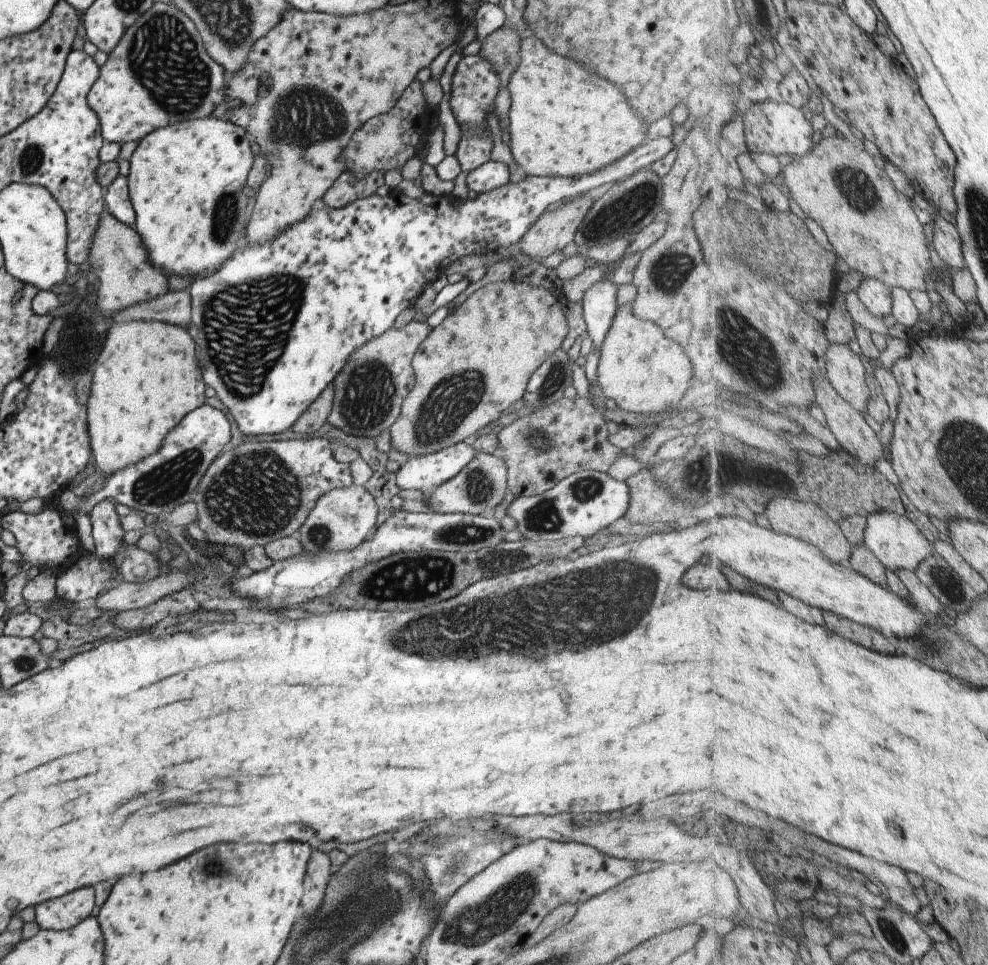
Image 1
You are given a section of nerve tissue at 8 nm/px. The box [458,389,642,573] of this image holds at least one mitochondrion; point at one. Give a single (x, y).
(545, 517)

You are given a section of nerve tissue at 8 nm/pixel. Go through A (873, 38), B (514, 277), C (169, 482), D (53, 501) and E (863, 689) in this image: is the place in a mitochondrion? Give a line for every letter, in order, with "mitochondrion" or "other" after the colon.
A: other
B: other
C: mitochondrion
D: other
E: other

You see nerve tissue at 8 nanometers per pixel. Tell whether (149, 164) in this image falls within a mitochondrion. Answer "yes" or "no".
no

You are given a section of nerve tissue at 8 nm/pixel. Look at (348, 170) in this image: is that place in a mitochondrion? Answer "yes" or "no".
no

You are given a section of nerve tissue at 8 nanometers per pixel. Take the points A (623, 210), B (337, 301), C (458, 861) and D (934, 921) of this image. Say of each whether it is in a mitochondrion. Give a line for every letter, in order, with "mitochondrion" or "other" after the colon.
A: mitochondrion
B: other
C: mitochondrion
D: other

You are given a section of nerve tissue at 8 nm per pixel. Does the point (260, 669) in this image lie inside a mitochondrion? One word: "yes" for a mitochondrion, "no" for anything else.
no

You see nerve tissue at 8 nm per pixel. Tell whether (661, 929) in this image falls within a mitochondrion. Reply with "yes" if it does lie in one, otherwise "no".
no

